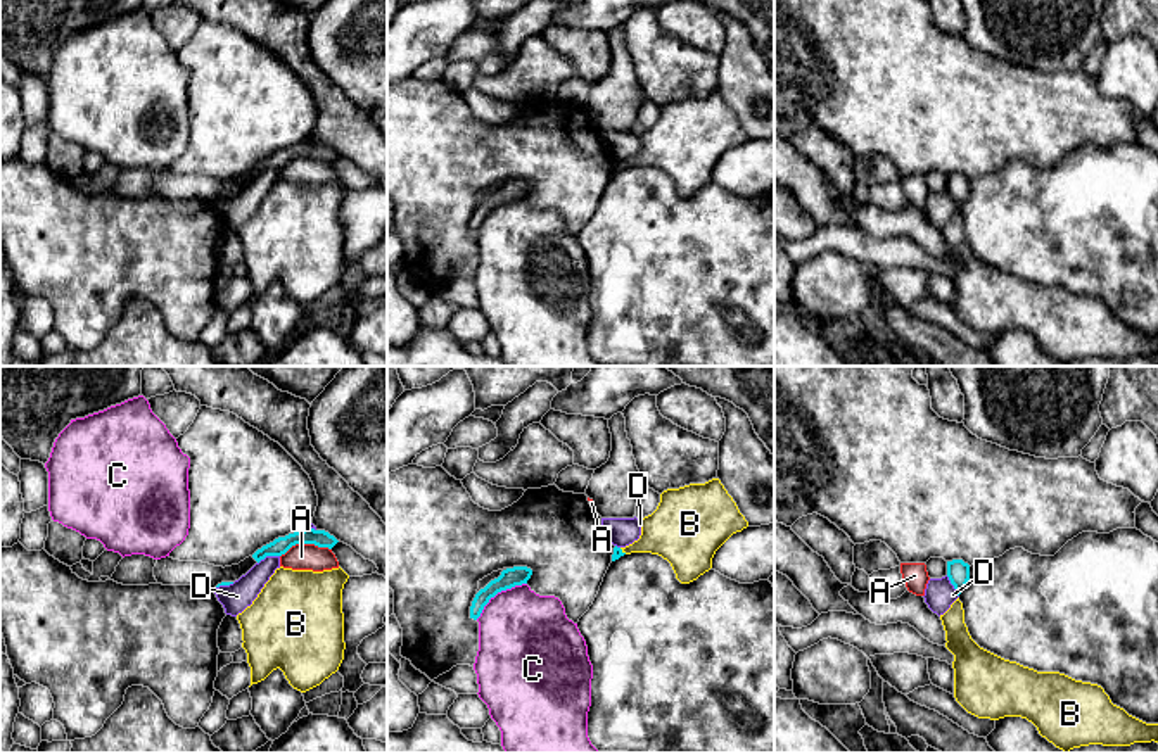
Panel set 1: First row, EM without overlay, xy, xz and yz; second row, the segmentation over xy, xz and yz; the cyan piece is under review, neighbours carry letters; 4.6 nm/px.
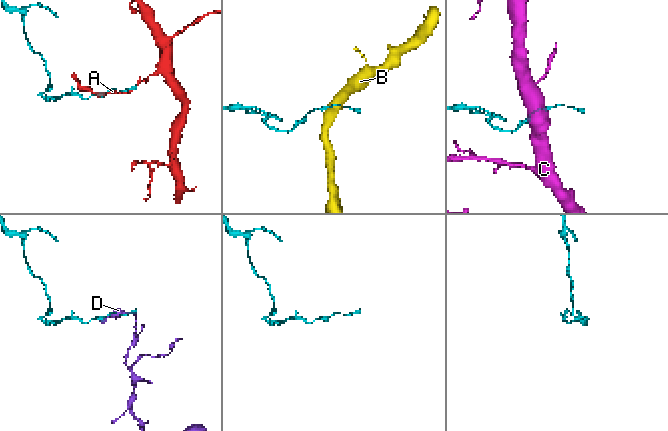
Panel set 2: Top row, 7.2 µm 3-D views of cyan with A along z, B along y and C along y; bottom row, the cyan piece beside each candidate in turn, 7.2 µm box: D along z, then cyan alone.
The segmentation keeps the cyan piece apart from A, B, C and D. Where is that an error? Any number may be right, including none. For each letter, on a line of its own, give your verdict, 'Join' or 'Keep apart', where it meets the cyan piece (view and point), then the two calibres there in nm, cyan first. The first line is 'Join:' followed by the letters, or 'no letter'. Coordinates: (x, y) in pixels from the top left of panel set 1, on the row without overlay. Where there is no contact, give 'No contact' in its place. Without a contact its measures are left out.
Join: no letter
A: Keep apart. Touches cyan at xy (305, 156). Thickness 80 nm (cyan) against 130 nm
B: Keep apart. Touches cyan at xz (621, 163). Thickness 50 nm (cyan) against 240 nm
C: Keep apart. Touches cyan at xz (498, 204). Thickness 90 nm (cyan) against 420 nm
D: Keep apart. Touches cyan at xy (268, 168). Thickness 80 nm (cyan) against 140 nm

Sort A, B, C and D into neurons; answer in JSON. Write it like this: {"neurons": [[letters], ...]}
{"neurons": [["A"], ["B"], ["C"], ["D"]]}

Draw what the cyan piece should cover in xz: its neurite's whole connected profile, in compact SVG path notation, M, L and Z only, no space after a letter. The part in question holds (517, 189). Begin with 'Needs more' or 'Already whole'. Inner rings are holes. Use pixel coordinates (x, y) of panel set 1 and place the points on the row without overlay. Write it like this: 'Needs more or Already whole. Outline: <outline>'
Already whole. Outline: M513 180L503 183L498 192L491 193L484 202L475 207L470 219L470 231L477 233L491 211L494 211L501 204L527 197L531 188L532 183L527 180Z

